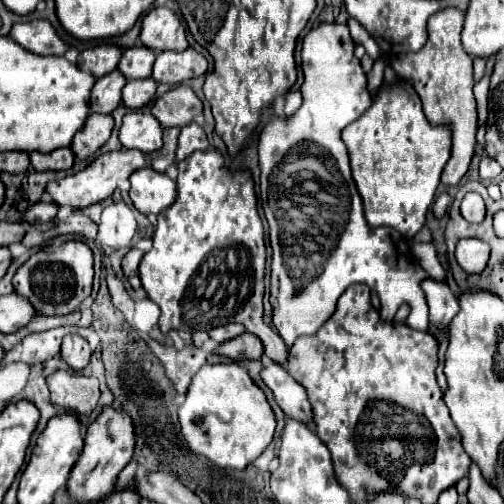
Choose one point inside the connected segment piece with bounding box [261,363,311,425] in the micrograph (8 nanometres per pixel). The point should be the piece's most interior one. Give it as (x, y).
(289, 395)

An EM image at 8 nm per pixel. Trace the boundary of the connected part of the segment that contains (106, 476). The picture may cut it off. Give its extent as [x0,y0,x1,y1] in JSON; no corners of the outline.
[67,405,135,503]

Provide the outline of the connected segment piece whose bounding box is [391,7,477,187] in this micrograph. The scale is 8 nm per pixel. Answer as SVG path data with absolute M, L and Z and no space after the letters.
M447 7L437 11L427 21L427 43L421 51L399 55L391 61L395 73L407 79L423 101L423 111L433 125L447 123L453 129L453 149L451 159L445 165L441 175L441 183L445 187L455 187L461 177L467 173L469 161L475 149L475 133L477 133L477 105L473 97L473 59L463 51L461 45L461 29L463 29L463 13L455 7Z

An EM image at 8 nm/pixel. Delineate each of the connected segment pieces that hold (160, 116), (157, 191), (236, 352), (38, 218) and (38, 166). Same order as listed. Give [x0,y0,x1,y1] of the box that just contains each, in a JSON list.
[[151,85,203,129],[129,169,177,215],[217,333,263,359],[25,201,59,223],[29,147,73,171]]

